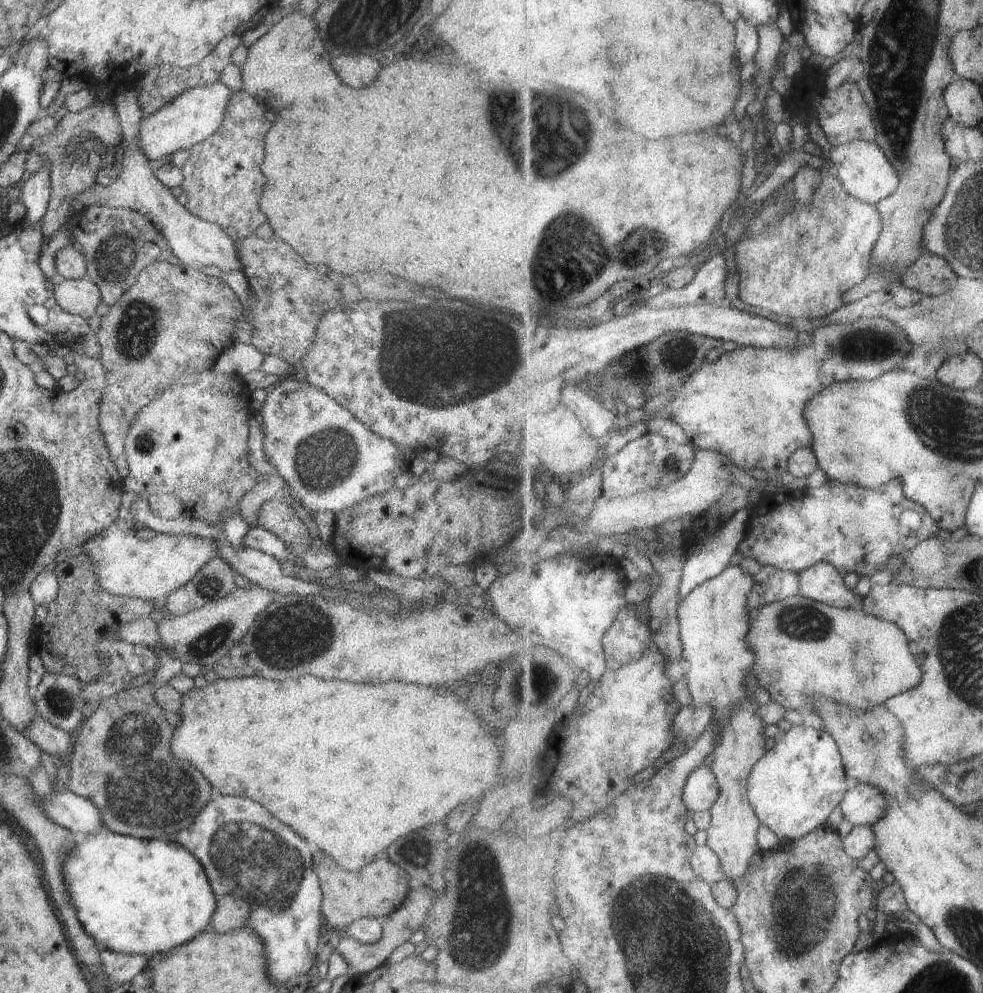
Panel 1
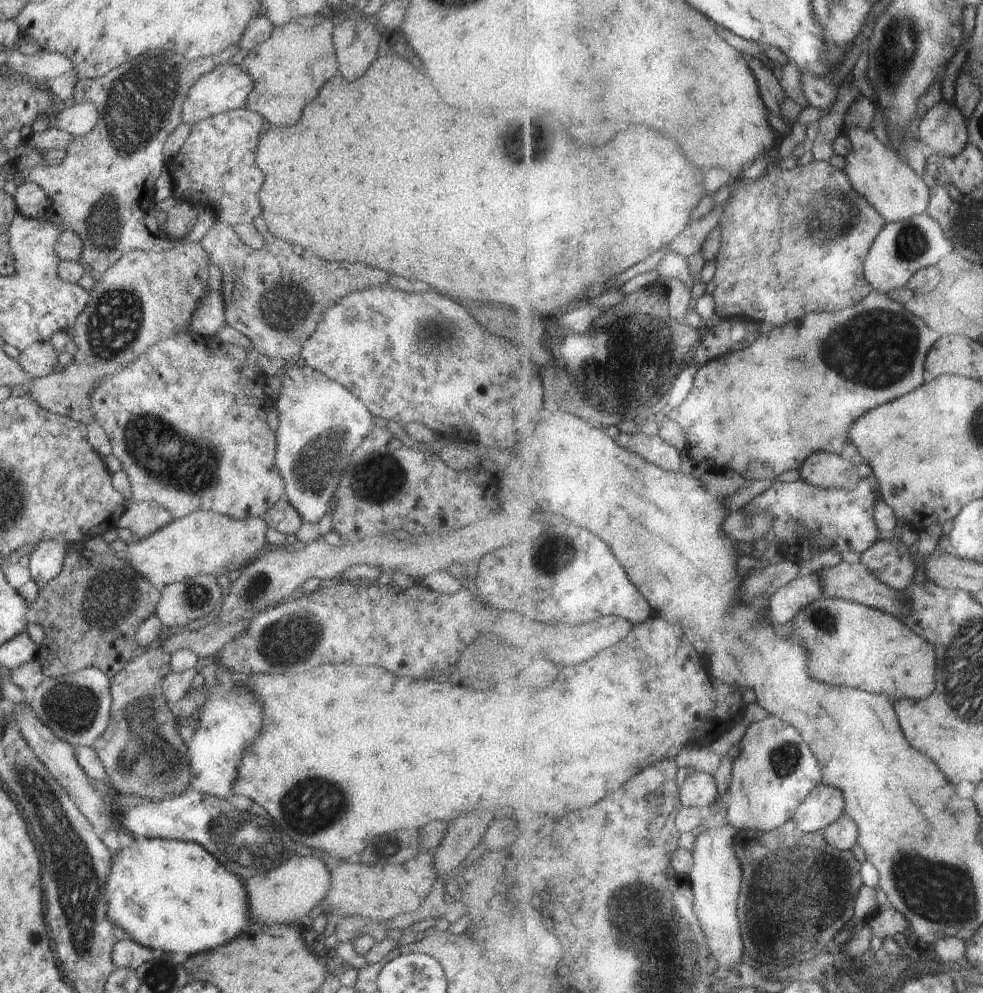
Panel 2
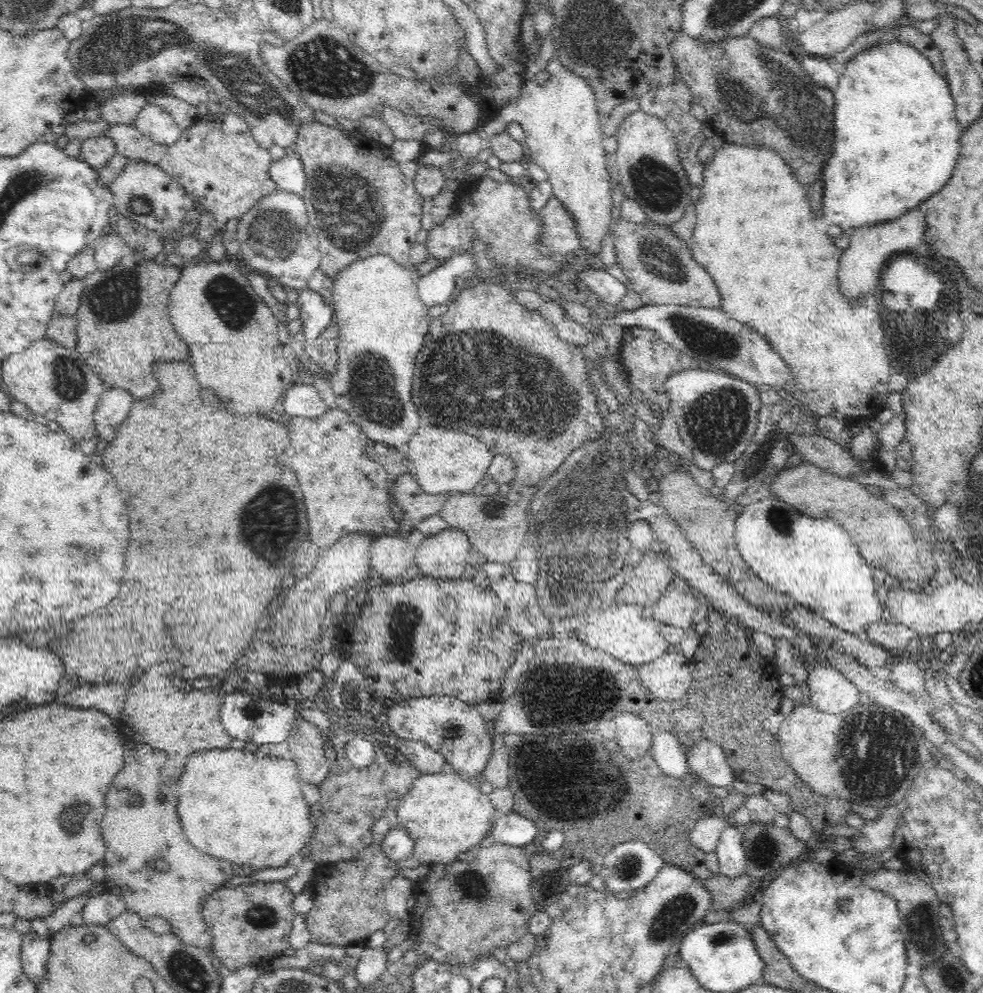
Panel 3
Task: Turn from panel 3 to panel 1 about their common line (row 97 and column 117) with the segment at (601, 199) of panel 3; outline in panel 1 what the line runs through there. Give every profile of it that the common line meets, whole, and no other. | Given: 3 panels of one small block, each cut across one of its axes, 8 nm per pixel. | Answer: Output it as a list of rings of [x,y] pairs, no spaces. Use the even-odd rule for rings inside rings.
[[[119,517],[82,544],[98,582],[113,595],[162,604],[169,594],[203,572],[205,564],[218,557],[216,547],[209,540],[157,533],[145,541],[138,539],[135,531],[130,522]]]

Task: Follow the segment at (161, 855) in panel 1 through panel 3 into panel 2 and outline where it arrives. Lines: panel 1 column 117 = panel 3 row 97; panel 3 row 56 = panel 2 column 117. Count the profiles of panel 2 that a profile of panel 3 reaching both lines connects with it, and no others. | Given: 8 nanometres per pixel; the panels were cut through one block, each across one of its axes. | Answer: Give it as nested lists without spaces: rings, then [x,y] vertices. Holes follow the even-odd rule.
[[[136,837],[133,844],[122,848],[118,854],[112,853],[104,898],[108,902],[106,914],[112,924],[124,928],[127,937],[134,942],[159,953],[184,953],[191,958],[228,944],[248,928],[248,922],[253,924],[244,881],[224,864],[220,866],[204,846],[194,842]]]

